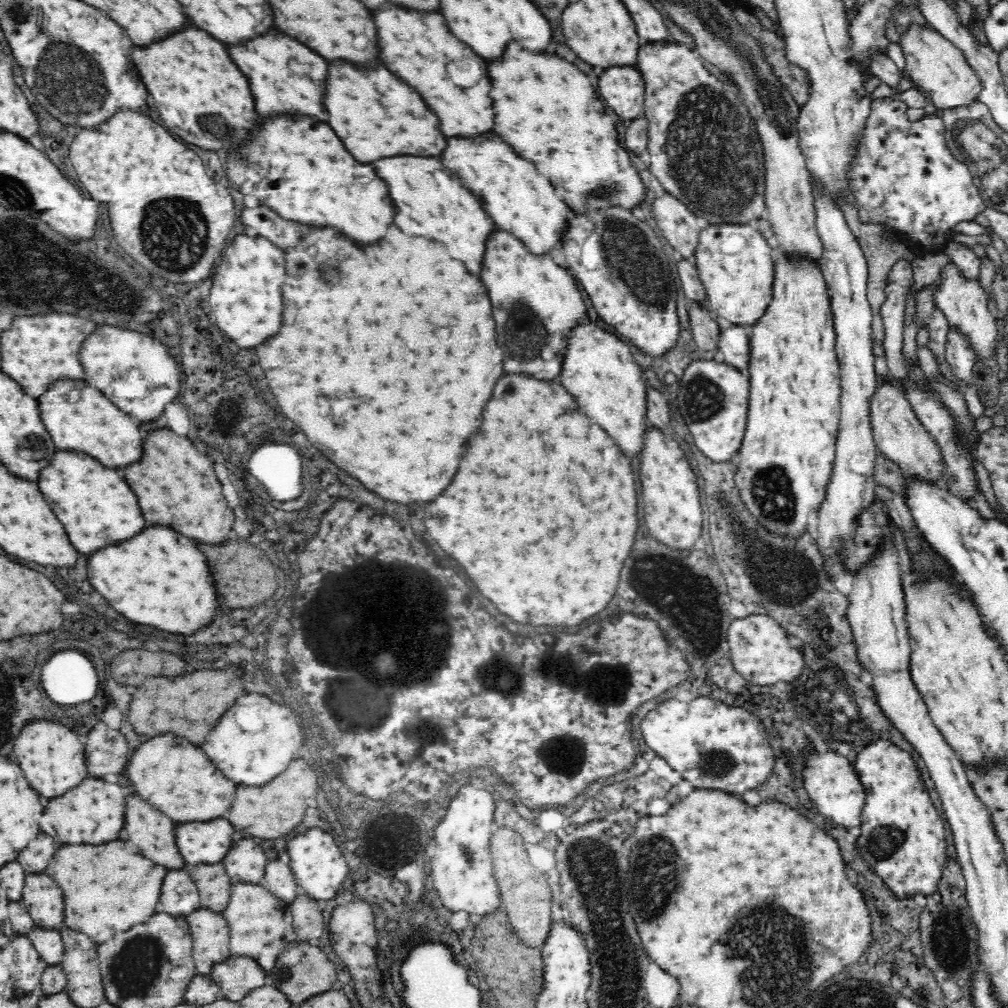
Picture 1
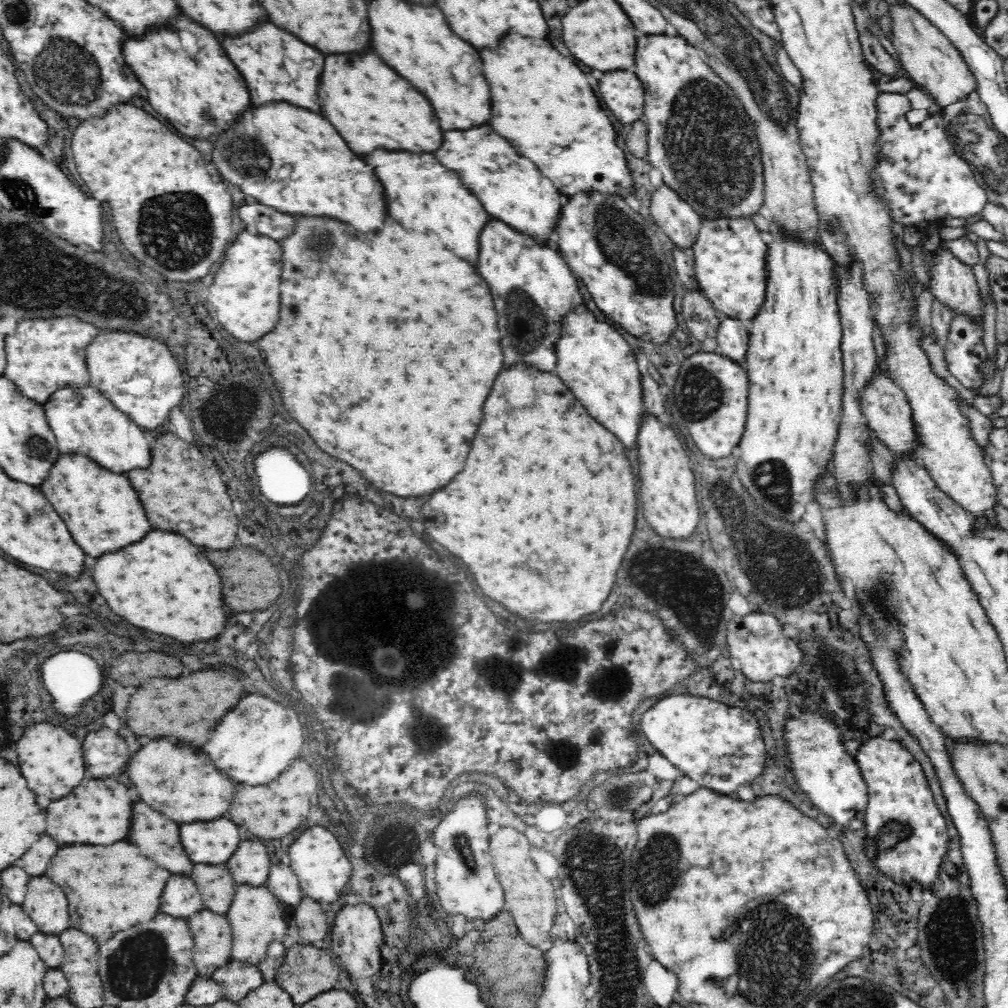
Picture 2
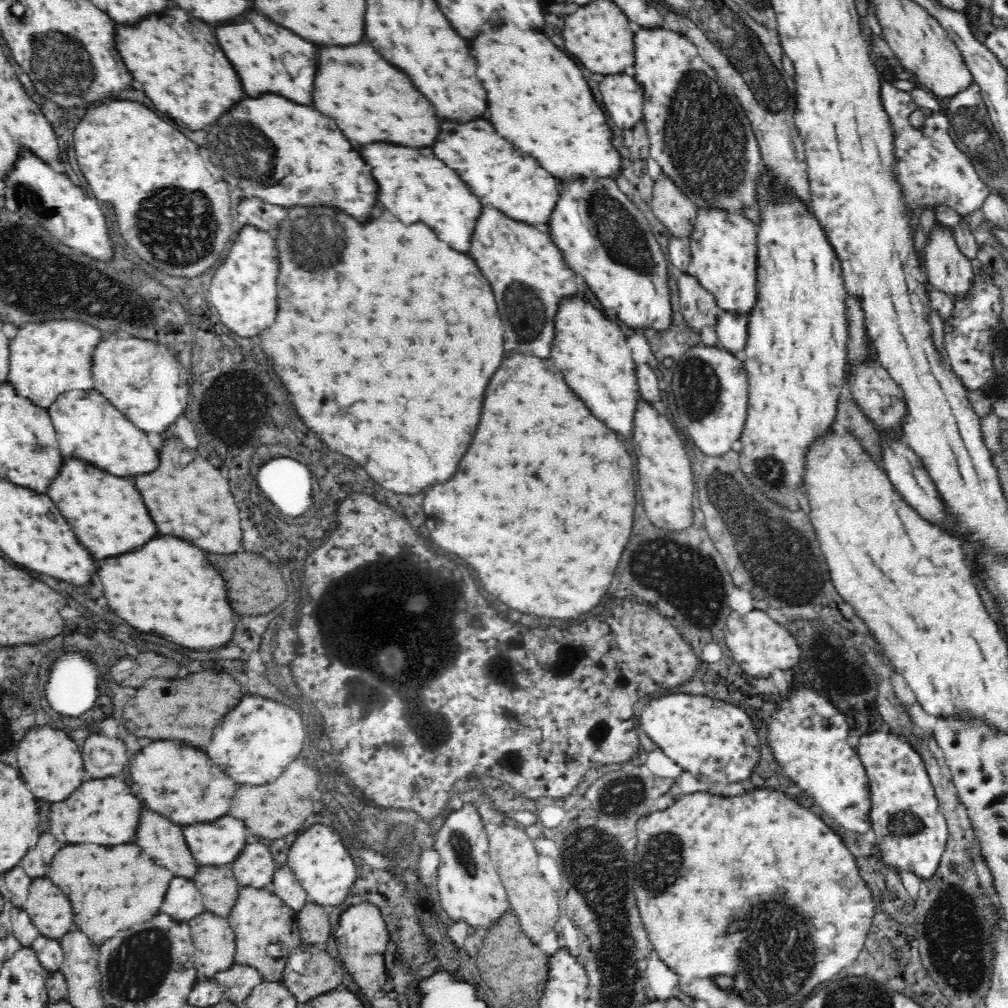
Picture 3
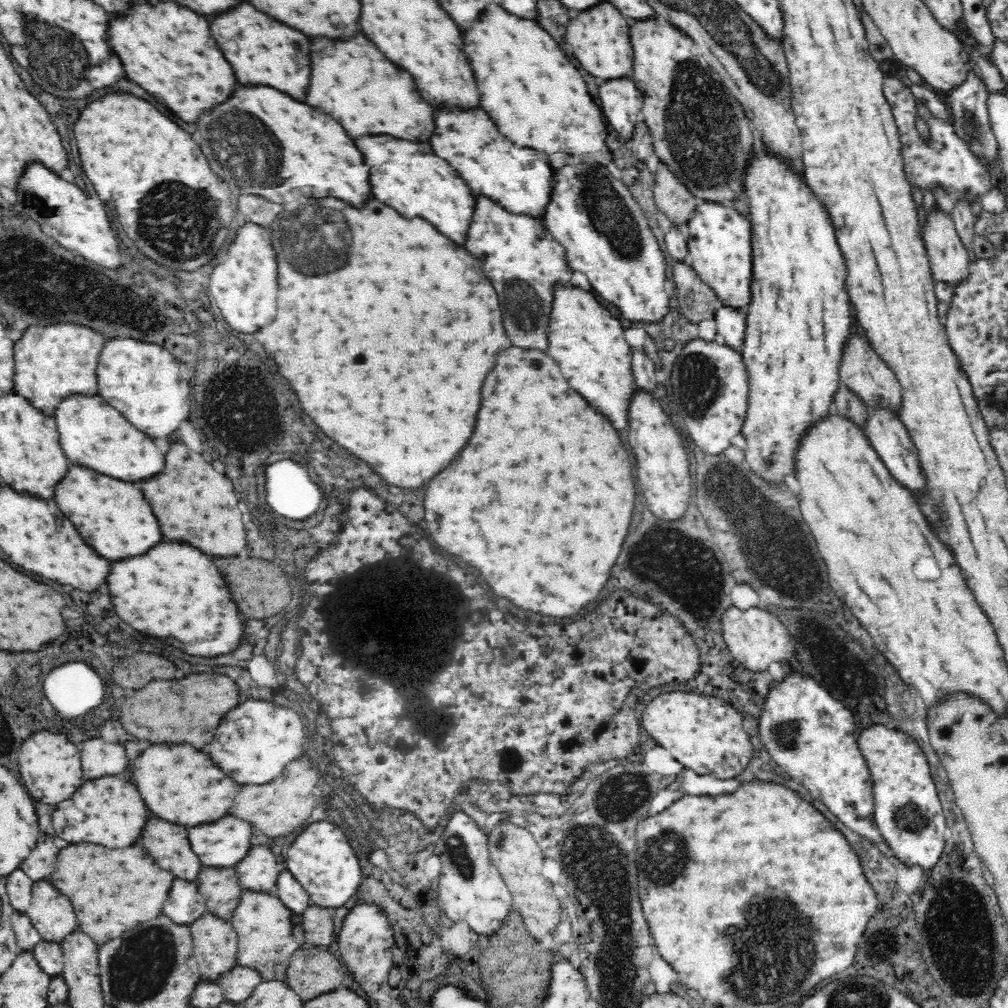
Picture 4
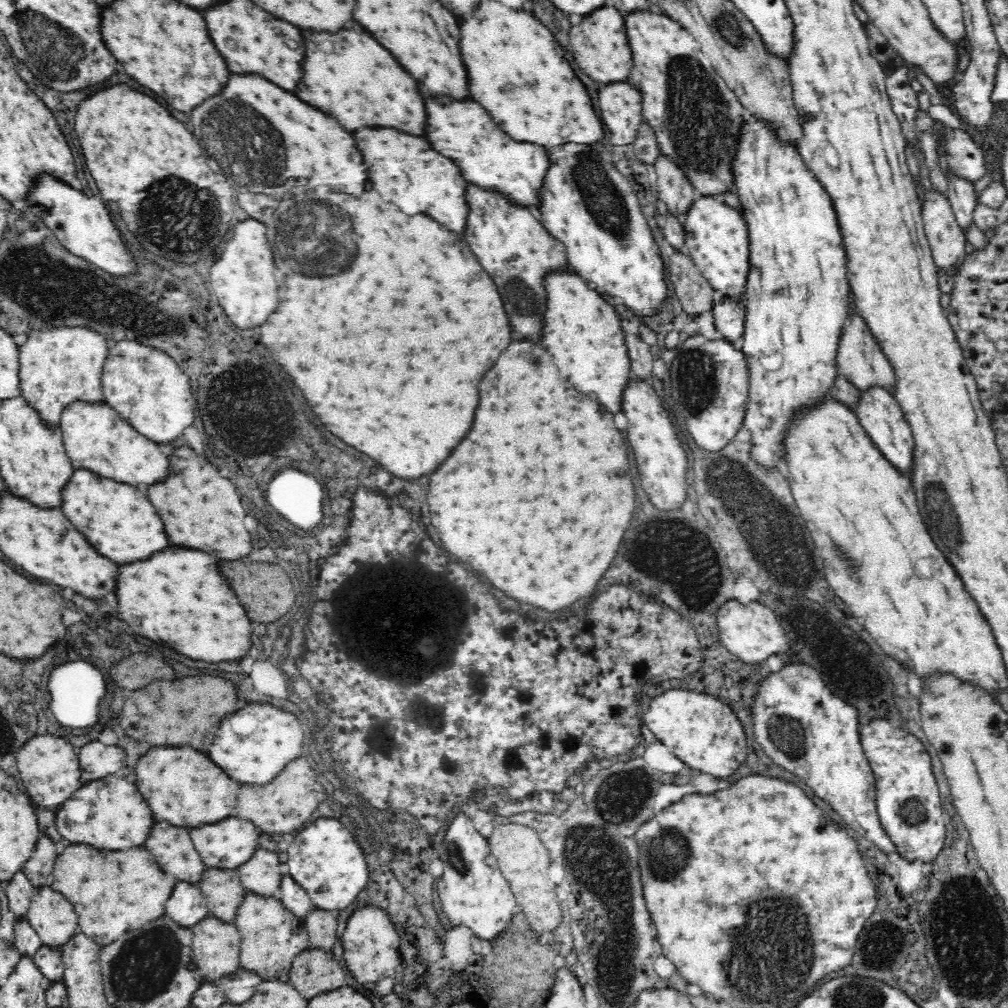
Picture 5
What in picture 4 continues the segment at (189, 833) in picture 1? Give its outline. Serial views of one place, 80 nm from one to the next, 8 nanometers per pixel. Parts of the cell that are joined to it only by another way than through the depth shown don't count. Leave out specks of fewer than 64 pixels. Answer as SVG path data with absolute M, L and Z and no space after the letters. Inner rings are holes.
M226 816L214 824L190 828L190 844L206 866L230 868L244 860L252 848L252 824Z

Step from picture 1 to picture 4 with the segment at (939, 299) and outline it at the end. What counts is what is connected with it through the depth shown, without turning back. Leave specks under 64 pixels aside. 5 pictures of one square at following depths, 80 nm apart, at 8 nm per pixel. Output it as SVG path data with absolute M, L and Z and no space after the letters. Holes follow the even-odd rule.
M938 205L924 218L923 240L934 282L942 281L956 286L958 281L966 278L969 250L958 235L951 215Z

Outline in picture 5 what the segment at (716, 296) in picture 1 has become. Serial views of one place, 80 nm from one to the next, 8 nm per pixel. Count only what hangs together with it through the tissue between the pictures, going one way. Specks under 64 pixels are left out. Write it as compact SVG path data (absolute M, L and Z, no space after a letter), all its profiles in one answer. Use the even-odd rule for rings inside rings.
M702 195L686 212L684 236L690 257L717 295L743 299L749 263L749 234L742 213L718 196Z

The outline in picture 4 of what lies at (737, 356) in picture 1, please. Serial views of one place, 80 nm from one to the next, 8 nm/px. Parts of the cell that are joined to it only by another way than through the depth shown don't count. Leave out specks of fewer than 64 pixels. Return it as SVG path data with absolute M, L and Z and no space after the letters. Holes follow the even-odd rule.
M722 305L714 311L718 339L738 349L745 337L746 311L744 308Z

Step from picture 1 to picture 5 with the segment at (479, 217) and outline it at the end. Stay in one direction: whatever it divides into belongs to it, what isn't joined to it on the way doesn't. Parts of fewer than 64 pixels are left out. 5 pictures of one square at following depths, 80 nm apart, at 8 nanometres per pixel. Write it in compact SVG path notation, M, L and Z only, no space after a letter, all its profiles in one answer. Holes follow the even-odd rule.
M364 126L364 128L354 130L352 134L354 134L358 150L364 156L364 162L370 162L368 174L370 174L370 180L372 180L374 188L388 202L400 206L402 212L406 212L406 214L418 214L418 212L426 210L426 212L430 212L432 218L450 226L454 232L462 232L462 222L466 222L466 204L462 202L462 190L466 186L466 180L464 180L460 168L450 158L432 150L428 140L424 140L422 136L414 136L410 132L400 132L396 128L386 128L384 126L384 128L372 130L372 128Z

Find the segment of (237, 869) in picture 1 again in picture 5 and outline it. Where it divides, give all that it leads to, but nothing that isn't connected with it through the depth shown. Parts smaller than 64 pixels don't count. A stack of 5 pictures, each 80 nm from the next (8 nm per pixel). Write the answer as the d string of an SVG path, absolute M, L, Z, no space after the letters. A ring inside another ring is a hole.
M258 850L246 866L240 868L240 880L246 890L260 894L260 896L274 896L274 892L279 890L282 884L282 870L280 870L280 860L268 850Z

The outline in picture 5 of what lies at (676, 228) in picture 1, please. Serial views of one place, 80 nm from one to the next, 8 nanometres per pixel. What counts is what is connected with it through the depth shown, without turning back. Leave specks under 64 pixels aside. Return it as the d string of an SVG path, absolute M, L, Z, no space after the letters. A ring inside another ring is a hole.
M660 154L654 162L657 174L657 198L665 203L672 213L686 213L694 202L694 188L686 178L682 166L671 160L671 156Z

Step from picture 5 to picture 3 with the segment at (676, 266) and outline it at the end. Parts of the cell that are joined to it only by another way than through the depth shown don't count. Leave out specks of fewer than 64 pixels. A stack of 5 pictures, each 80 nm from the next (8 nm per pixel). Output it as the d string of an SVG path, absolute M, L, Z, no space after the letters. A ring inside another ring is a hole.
M688 271L678 276L678 290L684 320L698 333L704 326L714 326L721 311L714 294Z

